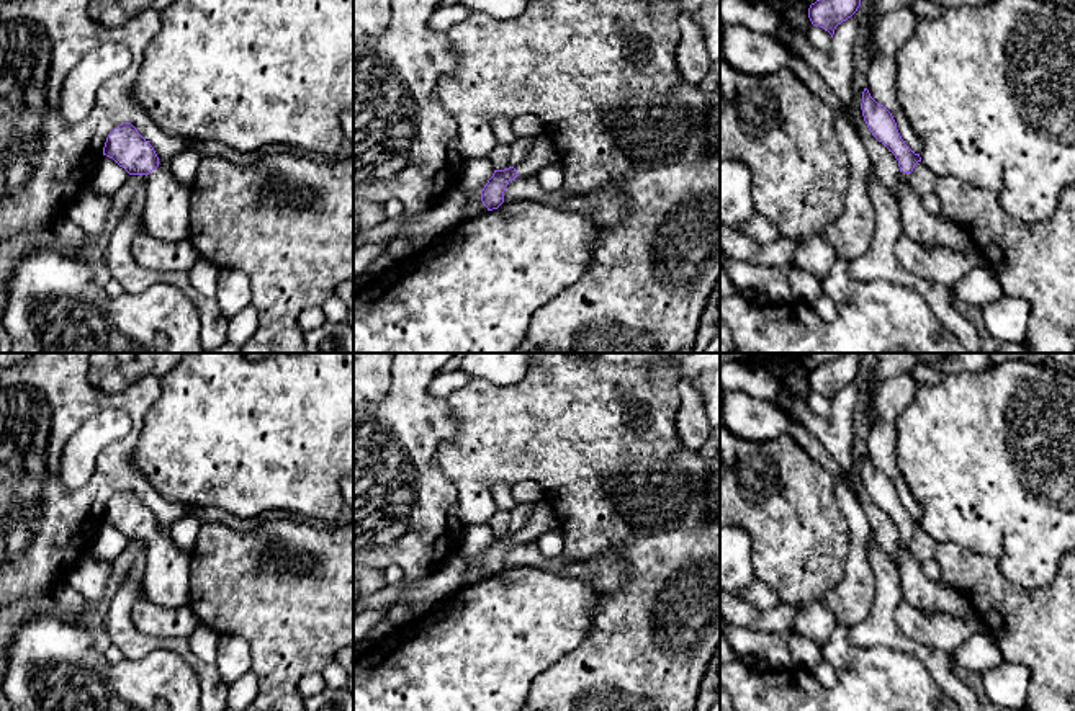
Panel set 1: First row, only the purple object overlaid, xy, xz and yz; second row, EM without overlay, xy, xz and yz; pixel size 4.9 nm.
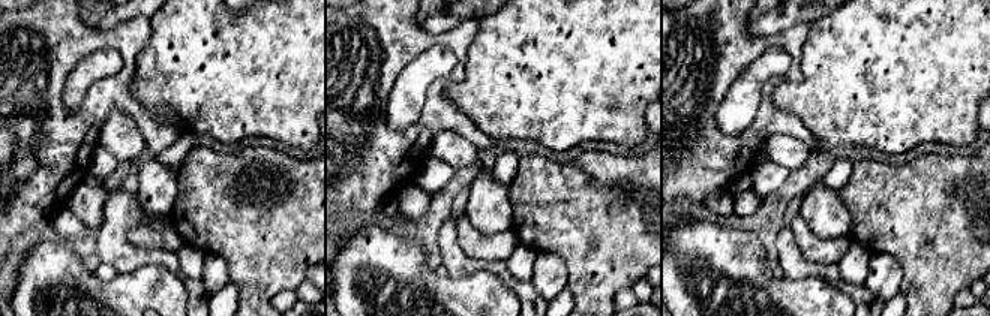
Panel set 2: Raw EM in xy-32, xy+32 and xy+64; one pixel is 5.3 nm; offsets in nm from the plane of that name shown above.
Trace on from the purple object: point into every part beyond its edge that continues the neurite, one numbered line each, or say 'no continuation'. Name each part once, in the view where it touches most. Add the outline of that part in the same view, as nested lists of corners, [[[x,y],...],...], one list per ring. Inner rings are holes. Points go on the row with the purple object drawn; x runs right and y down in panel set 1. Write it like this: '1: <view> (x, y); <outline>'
1: xy (166, 216); [[[157,167],[147,175],[146,191],[146,232],[169,244],[188,240],[191,188],[178,183],[169,167]]]

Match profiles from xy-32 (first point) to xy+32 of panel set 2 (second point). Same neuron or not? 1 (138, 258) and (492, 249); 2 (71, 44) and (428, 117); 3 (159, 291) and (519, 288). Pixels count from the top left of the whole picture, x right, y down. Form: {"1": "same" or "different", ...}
{"1": "different", "2": "same", "3": "different"}

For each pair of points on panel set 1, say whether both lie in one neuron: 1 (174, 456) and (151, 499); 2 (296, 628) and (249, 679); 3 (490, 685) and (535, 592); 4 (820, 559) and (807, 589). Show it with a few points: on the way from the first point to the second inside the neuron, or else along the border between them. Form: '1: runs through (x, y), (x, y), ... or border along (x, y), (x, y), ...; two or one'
1: border along (131, 461), (166, 499), (177, 500), (187, 509); two
2: border along (251, 667), (257, 677), (259, 693); two
3: runs through (490, 662), (490, 648), (522, 615); one
4: runs through (814, 566), (807, 572), (807, 582); one

